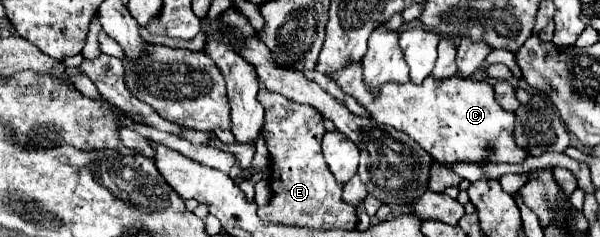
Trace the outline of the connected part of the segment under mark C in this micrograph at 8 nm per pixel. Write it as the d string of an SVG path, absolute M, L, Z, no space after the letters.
M360 65L346 67L334 81L342 87L344 93L354 95L360 105L364 105L370 117L376 123L396 127L410 135L424 151L428 151L436 161L442 163L522 163L530 157L530 151L516 145L514 123L516 115L498 107L494 99L494 89L486 81L478 79L458 79L450 77L444 81L434 79L432 75L424 83L386 83L378 97L362 83Z

